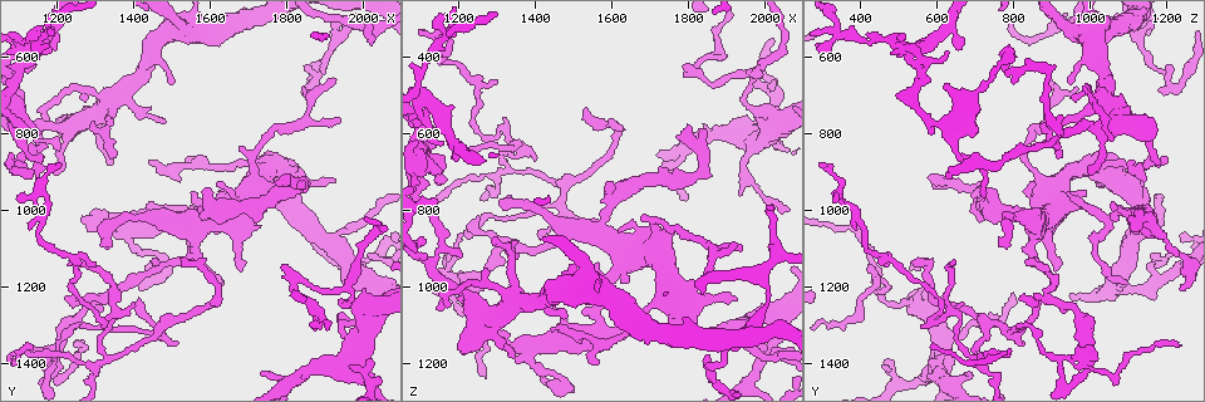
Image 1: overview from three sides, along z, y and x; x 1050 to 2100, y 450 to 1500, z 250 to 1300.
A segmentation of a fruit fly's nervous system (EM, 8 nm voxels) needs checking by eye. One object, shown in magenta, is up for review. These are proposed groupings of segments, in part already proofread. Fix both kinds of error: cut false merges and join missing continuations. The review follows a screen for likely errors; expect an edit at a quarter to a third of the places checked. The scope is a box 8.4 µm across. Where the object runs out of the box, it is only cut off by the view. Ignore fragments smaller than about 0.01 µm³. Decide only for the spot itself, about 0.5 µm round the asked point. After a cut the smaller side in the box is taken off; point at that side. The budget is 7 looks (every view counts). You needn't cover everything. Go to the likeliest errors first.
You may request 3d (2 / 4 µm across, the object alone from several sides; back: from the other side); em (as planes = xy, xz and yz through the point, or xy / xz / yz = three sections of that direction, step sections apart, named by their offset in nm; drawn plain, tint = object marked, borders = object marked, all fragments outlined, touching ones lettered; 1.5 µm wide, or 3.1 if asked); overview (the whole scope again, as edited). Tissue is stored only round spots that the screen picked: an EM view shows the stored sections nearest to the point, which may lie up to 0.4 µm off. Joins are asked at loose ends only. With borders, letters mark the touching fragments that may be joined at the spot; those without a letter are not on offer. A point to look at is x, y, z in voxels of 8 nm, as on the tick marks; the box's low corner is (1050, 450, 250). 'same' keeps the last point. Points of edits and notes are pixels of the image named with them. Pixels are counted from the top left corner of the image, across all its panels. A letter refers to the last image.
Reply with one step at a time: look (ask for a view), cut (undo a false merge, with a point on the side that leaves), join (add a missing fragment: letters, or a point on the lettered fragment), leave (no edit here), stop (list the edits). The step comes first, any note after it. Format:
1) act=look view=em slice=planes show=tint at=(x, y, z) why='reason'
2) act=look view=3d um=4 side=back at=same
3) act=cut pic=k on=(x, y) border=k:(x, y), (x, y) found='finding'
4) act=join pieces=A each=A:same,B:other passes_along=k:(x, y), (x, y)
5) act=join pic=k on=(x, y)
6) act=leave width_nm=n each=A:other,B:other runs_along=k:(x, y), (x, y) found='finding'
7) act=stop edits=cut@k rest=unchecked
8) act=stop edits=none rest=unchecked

act=look view=3d um=2 at=(1130, 585, 525) why='four-way junction'

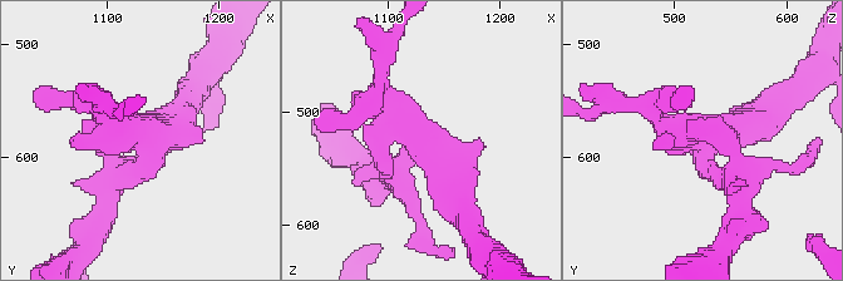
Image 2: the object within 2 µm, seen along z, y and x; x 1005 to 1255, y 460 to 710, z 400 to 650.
act=look view=em slice=planes show=borders at=(1130, 592, 530) why='now the EM'

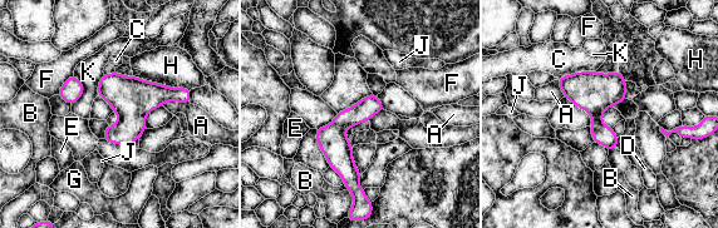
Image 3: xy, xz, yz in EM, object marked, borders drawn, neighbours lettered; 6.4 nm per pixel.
act=leave each=A:other,B:other,C:other,D:other,E:other,F:other,G:other,H:other,J:other,K:other border=3:(74, 74), (83, 94), (72, 105) found='one neuron here'

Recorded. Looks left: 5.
act=look view=em slice=xy step=4 show=tint at=(1170, 1415, 920) why='branch stops here'

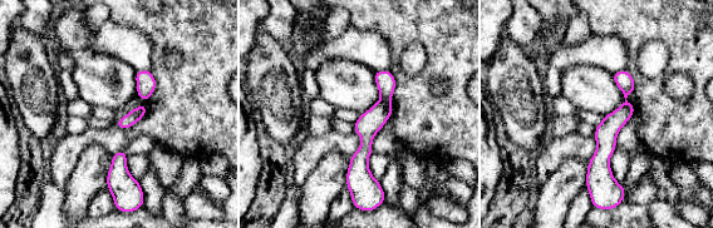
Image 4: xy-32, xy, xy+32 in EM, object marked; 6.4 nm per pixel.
act=look view=em slice=planes show=borders at=same why='cut it another way'

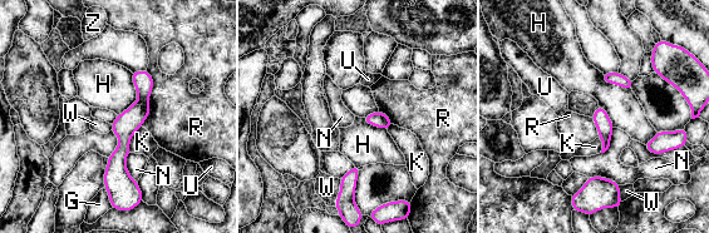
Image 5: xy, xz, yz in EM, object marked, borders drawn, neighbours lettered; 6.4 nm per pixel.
act=cut pic=5 on=(143, 82) width_nm=110 each=G:other,H:other,K:other,N:other,R:other,U:other,W:other,Z:other border=5:(138, 99), (147, 102) found='two neurons meet here'

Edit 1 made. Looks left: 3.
act=stop edits=cut@5 rest=unchecked

